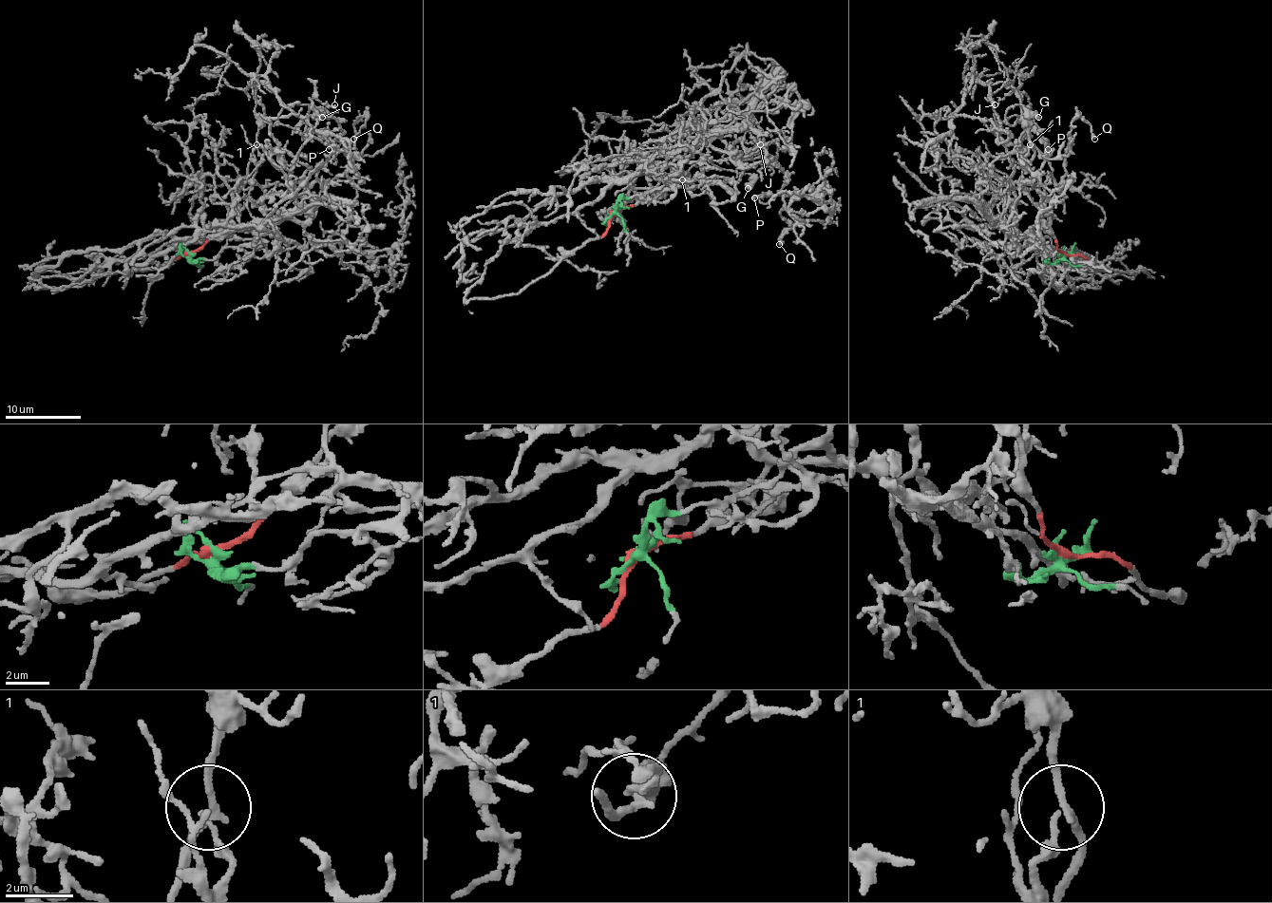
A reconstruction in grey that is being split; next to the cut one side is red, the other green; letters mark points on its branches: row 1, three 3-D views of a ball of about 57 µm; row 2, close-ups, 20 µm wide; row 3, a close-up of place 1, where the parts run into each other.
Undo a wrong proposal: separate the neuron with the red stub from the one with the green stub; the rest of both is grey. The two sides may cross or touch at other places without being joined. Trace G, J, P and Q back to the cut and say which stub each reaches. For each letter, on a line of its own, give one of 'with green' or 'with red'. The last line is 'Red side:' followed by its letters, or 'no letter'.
G: with red
J: with green
P: with green
Q: with green
Red side: G

